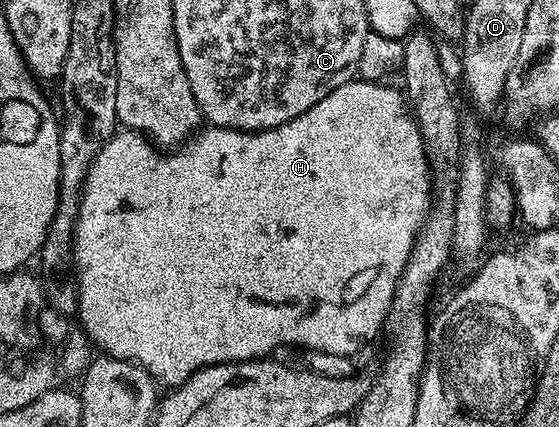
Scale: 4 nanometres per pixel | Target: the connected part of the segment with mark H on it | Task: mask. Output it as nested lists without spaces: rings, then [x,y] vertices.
[[[354,78],[331,90],[327,98],[315,102],[311,110],[299,114],[292,124],[262,132],[205,126],[172,154],[158,150],[140,132],[114,132],[91,162],[91,170],[81,191],[77,234],[73,241],[77,315],[79,323],[85,327],[82,328],[84,335],[96,347],[98,344],[104,355],[138,364],[158,385],[166,384],[169,390],[187,383],[200,368],[259,360],[284,344],[298,344],[301,348],[326,352],[329,356],[349,356],[359,351],[377,331],[381,332],[386,327],[386,316],[397,283],[424,226],[434,195],[431,165],[425,157],[426,141],[421,138],[406,97],[398,89],[397,93],[385,86],[381,82]]]

